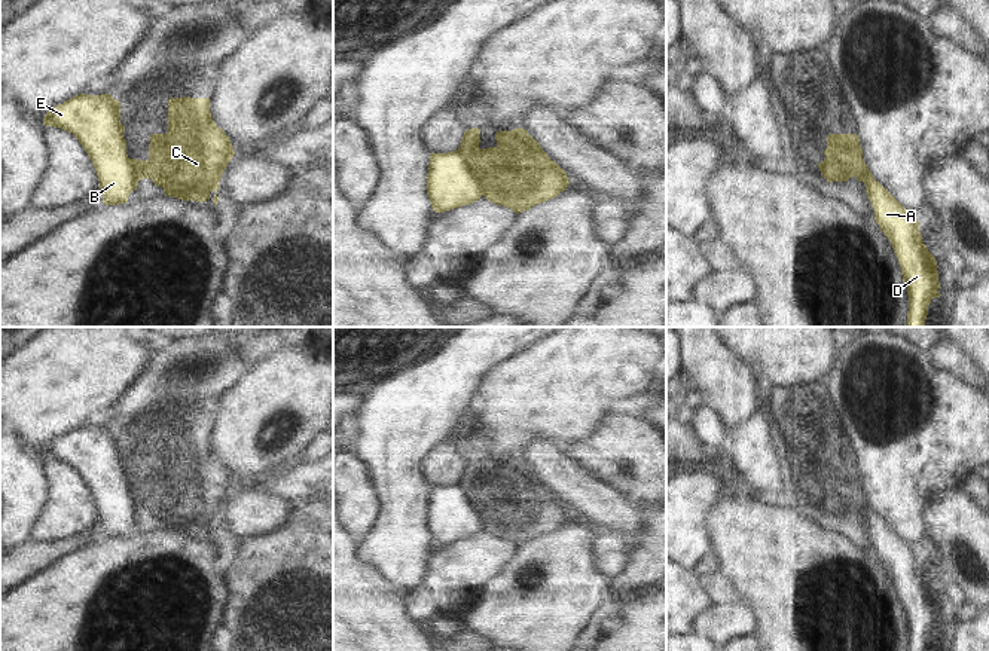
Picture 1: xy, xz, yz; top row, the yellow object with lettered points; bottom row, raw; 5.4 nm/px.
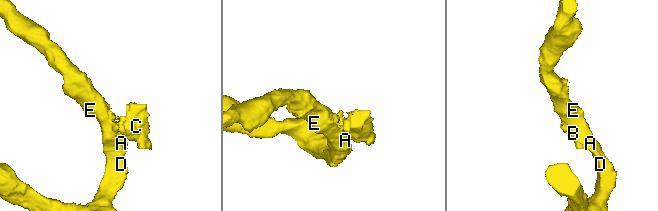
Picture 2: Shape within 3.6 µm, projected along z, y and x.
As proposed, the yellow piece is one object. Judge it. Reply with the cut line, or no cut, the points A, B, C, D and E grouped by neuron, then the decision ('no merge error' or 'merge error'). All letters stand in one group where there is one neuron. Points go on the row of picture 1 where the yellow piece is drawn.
cut in xz along (497, 147), (495, 152), (484, 156), (485, 176), (481, 193); A B D E / C; merge error

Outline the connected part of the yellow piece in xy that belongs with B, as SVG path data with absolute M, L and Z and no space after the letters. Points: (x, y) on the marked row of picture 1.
M110 94L76 95L49 110L43 125L61 128L79 140L97 171L103 204L128 202L138 181L150 178L150 161L129 159L126 155L120 103Z

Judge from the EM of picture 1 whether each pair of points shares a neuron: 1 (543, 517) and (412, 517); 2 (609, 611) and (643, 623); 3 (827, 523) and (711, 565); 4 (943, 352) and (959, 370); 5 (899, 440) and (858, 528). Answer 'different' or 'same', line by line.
1: different
2: same
3: different
4: same
5: different

